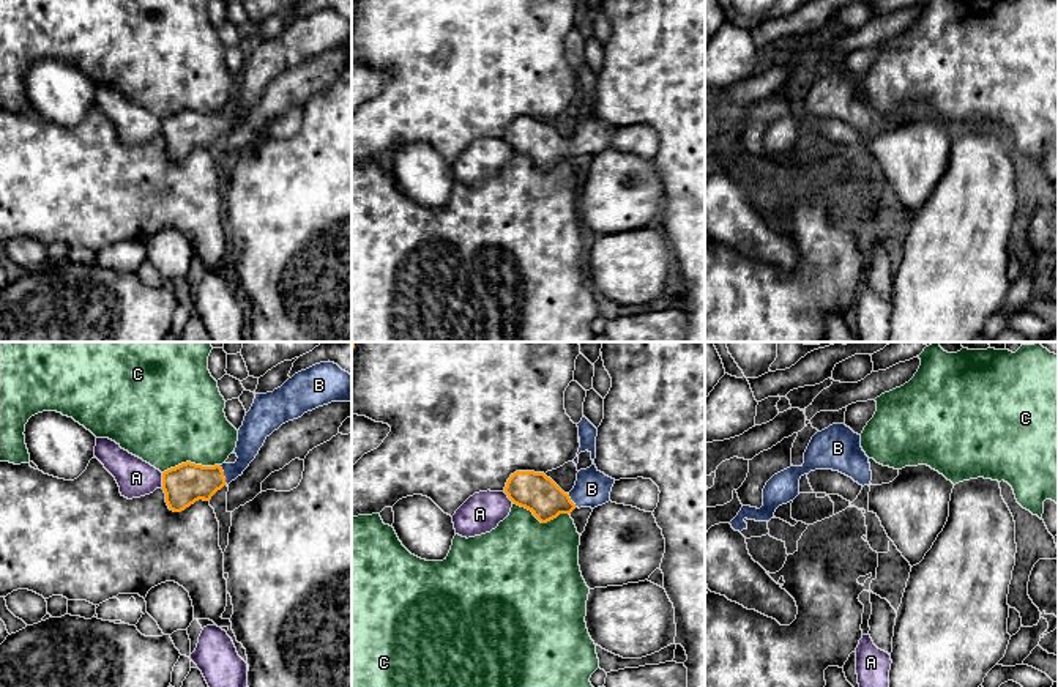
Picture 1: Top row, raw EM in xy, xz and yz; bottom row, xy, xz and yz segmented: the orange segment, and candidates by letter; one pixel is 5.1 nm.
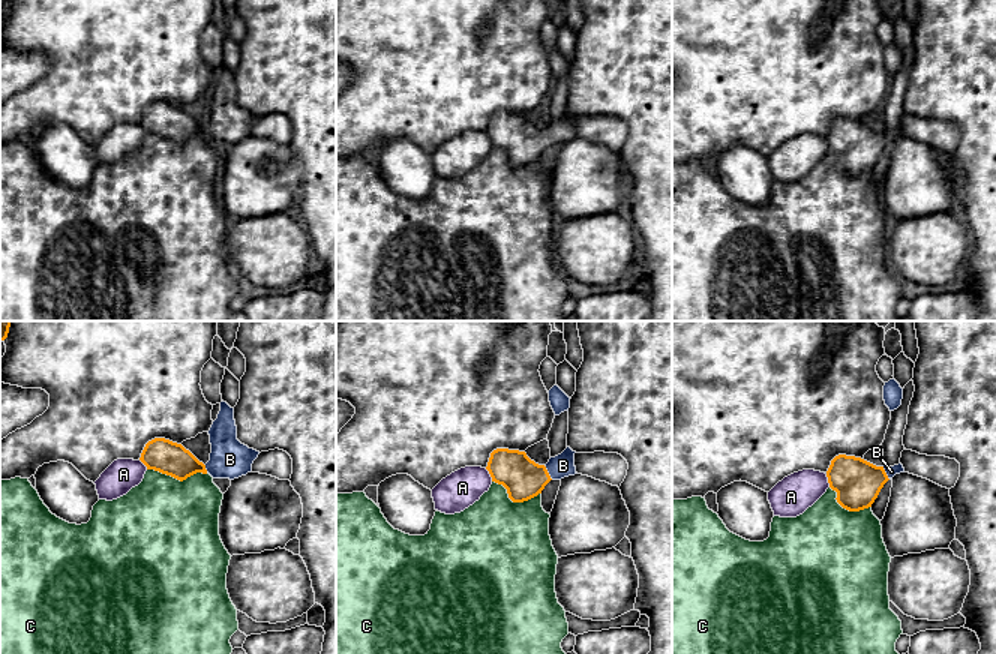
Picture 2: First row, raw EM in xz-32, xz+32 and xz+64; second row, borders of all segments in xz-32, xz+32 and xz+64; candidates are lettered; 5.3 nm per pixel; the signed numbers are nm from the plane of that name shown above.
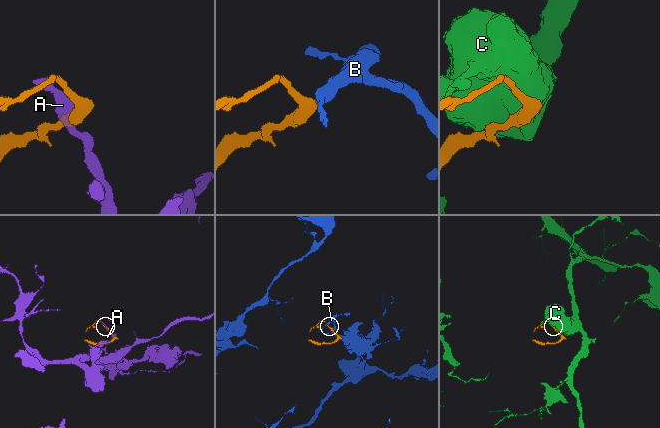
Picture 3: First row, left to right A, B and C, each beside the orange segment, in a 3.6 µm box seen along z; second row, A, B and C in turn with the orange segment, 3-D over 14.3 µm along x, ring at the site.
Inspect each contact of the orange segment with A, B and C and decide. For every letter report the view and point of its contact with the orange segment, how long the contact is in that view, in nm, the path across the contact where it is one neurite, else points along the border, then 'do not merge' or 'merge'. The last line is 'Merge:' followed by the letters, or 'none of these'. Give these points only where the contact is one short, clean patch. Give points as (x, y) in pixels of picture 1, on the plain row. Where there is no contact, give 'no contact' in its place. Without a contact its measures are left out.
A: xy (163, 126) | 70 nm | do not merge
B: xy (223, 122) | 110 nm | across xy (188, 129), (202, 129), (223, 122), (245, 104), (251, 82) | merge
C: xy (191, 111) | 300 nm | do not merge
Merge: B

